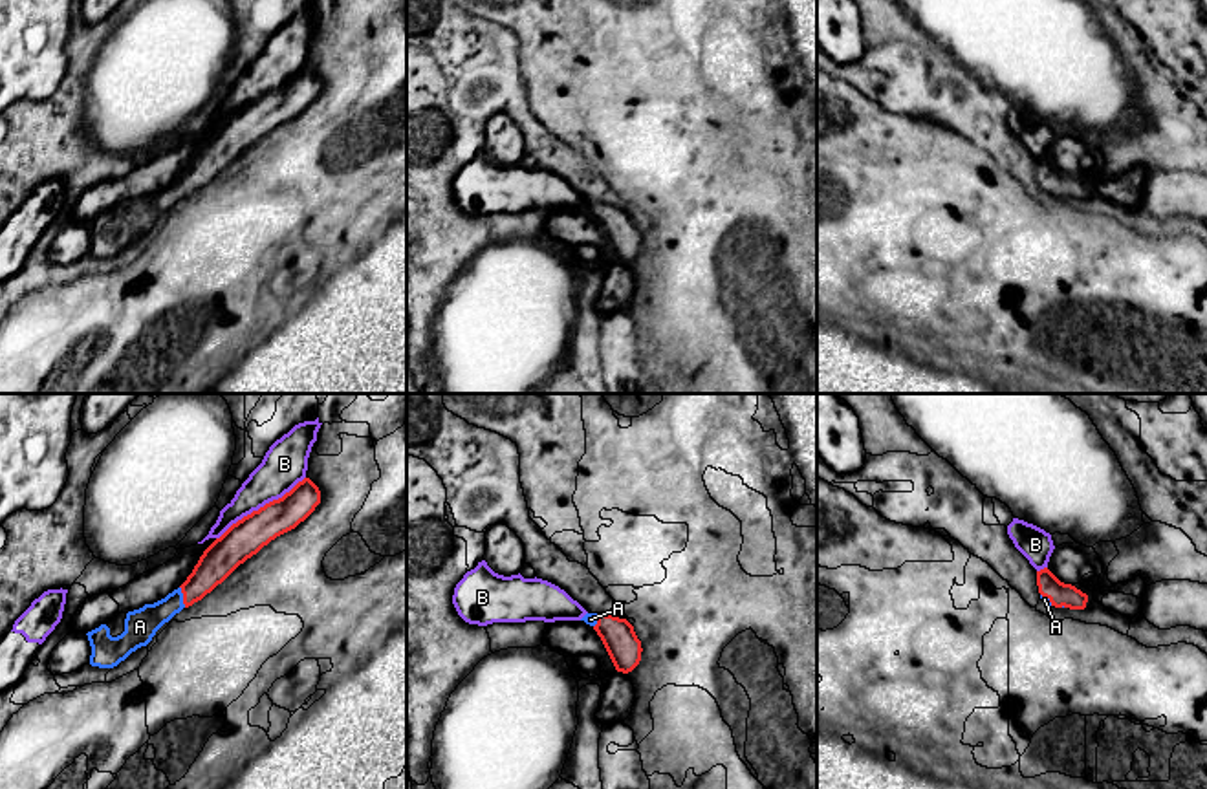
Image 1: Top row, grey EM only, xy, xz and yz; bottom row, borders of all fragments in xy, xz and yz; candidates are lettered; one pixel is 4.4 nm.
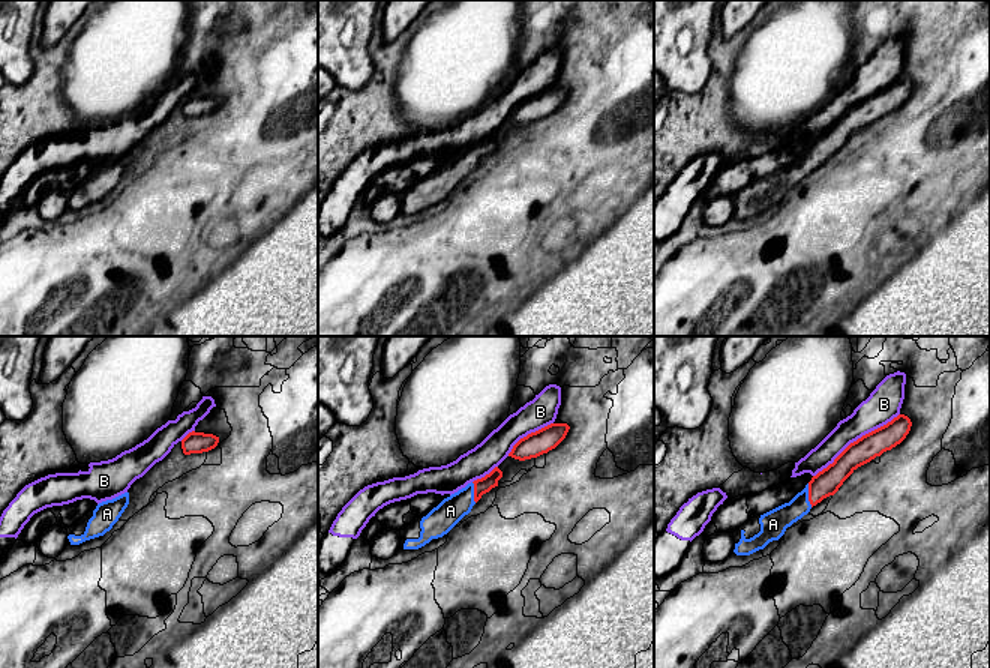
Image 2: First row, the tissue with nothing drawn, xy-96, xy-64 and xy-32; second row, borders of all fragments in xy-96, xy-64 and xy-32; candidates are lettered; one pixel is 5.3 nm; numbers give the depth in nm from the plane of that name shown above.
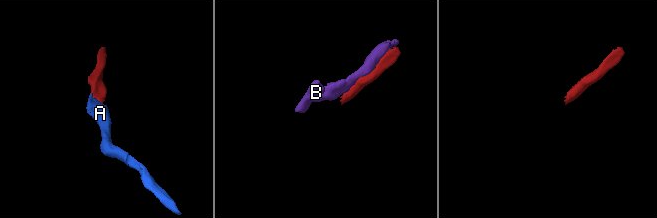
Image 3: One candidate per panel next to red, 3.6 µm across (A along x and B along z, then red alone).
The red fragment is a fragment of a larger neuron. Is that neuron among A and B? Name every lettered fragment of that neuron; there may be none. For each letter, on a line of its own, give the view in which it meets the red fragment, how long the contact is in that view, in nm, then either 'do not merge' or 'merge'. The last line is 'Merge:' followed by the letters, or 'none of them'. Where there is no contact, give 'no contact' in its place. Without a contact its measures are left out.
A: meets red in xy; contact 100 nm long; merge
B: meets red in xy; contact 480 nm long; do not merge
Merge: A

